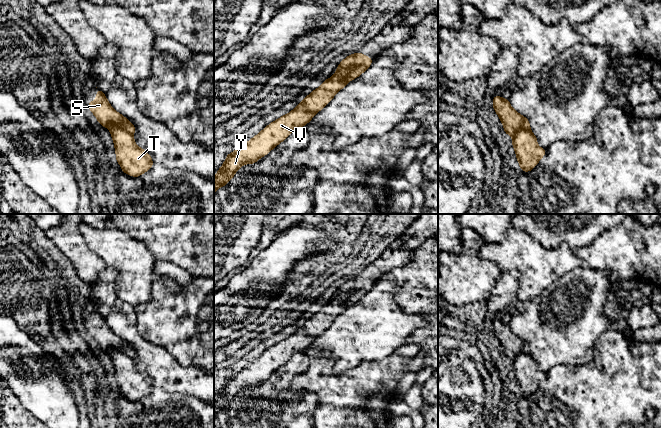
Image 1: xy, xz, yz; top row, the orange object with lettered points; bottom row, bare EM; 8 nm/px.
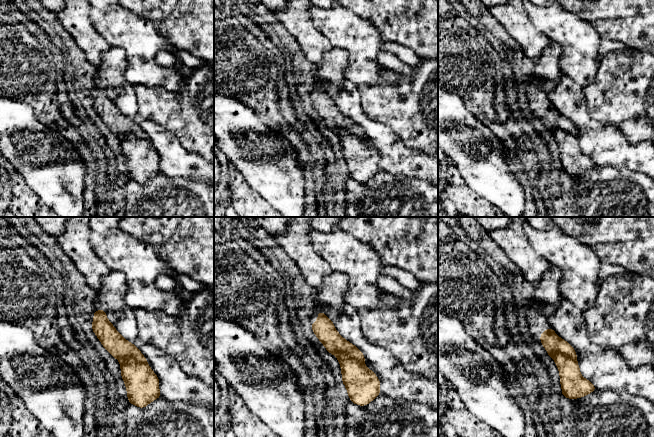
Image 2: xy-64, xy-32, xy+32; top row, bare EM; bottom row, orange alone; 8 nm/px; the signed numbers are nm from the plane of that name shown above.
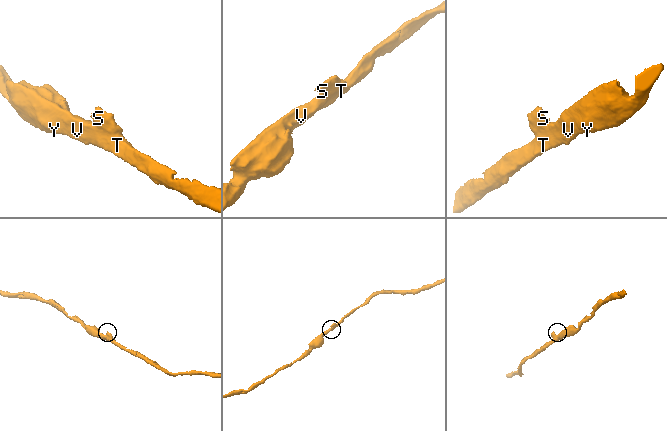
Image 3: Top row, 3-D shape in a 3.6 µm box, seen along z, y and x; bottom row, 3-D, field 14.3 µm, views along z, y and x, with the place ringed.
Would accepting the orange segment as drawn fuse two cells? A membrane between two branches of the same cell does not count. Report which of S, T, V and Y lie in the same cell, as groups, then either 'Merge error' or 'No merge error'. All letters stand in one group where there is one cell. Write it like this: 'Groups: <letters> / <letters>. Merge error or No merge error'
Groups: S / T V Y. Merge error

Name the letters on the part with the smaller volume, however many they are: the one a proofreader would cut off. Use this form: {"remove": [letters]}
{"remove": ["S"]}

